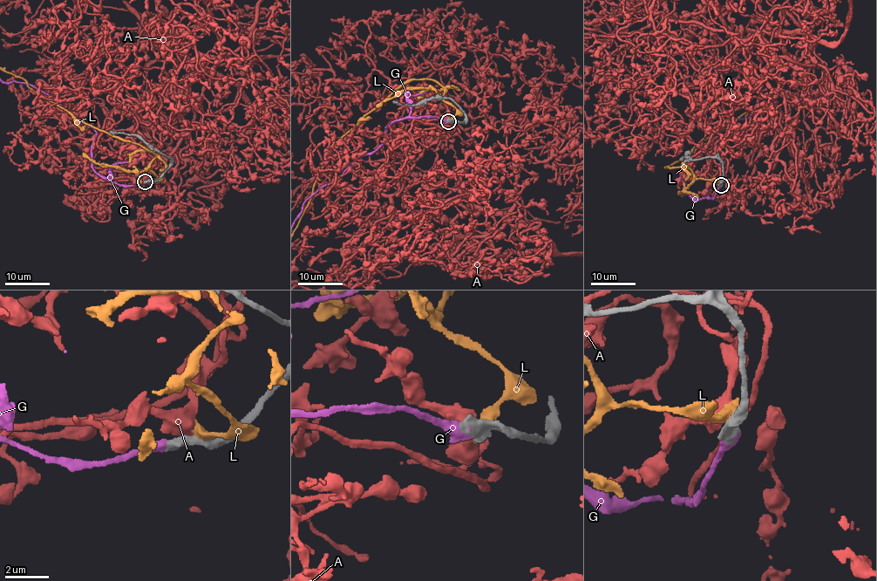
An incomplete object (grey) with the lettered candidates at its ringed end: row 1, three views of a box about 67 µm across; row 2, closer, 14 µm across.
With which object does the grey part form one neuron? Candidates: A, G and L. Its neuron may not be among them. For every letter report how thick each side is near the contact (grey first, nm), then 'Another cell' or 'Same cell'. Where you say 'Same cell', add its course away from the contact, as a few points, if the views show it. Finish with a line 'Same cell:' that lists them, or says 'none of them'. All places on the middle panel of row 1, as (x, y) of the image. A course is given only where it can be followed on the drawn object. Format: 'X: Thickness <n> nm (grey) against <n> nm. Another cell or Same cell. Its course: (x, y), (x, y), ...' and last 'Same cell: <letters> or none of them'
A: Thickness 480 nm (grey) against 650 nm. Another cell
G: Thickness 650 nm (grey) against 440 nm. Same cell
L: Thickness 440 nm (grey) against 550 nm. Another cell
Same cell: G

